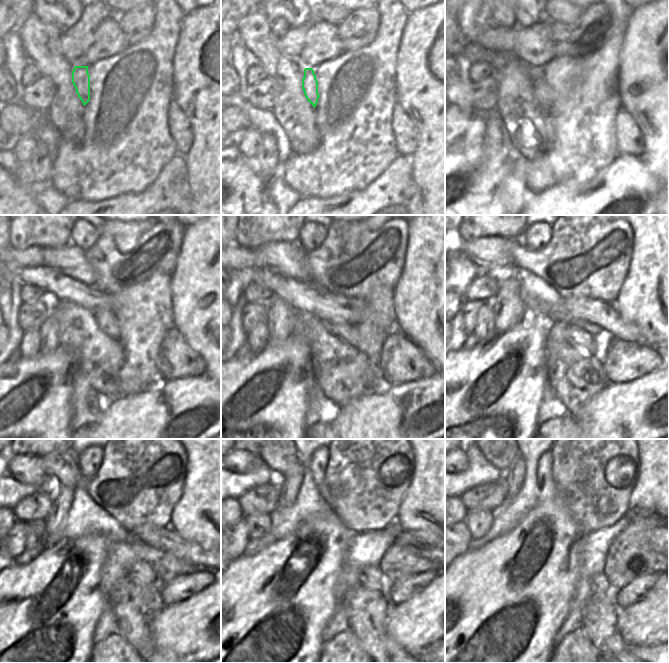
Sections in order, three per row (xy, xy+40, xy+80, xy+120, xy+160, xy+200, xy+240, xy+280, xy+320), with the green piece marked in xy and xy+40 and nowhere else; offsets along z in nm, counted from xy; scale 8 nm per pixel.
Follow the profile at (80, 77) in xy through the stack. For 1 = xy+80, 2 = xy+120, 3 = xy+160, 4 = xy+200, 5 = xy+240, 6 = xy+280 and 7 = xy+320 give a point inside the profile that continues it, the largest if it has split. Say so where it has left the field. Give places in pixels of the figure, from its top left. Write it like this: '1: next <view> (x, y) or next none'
1: next xy+80 (542, 92)
2: next xy+120 (105, 320)
3: next xy+160 (348, 332)
4: next xy+200 (585, 341)
5: next xy+240 (144, 572)
6: next xy+280 (371, 577)
7: next xy+320 (601, 588)

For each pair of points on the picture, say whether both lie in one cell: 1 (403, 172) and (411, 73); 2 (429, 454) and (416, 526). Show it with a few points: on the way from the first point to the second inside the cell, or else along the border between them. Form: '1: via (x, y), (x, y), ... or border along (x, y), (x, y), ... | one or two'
1: border along (409, 156), (412, 177), (414, 179) | two
2: via (429, 472), (429, 497), (418, 508) | one

